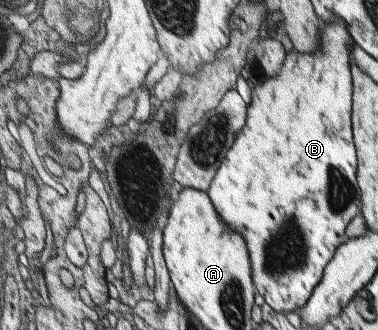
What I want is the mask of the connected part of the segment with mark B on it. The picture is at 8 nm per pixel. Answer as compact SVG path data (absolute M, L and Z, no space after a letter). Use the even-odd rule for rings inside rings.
M336 17L336 21L325 22L326 28L321 30L322 43L319 50L311 54L303 54L294 50L287 53L284 68L281 73L266 80L252 88L251 103L248 111L247 125L238 133L234 146L225 156L217 175L212 181L209 195L213 207L223 219L223 222L233 231L240 233L247 242L247 251L249 259L253 261L255 269L255 285L261 291L261 295L267 299L267 303L279 312L299 312L305 308L307 302L314 295L314 289L322 283L324 272L327 265L334 259L335 253L344 243L350 240L347 237L347 227L349 223L362 213L362 195L358 182L358 149L354 140L354 79L351 79L351 64L353 63L353 36L349 33L348 25Z

